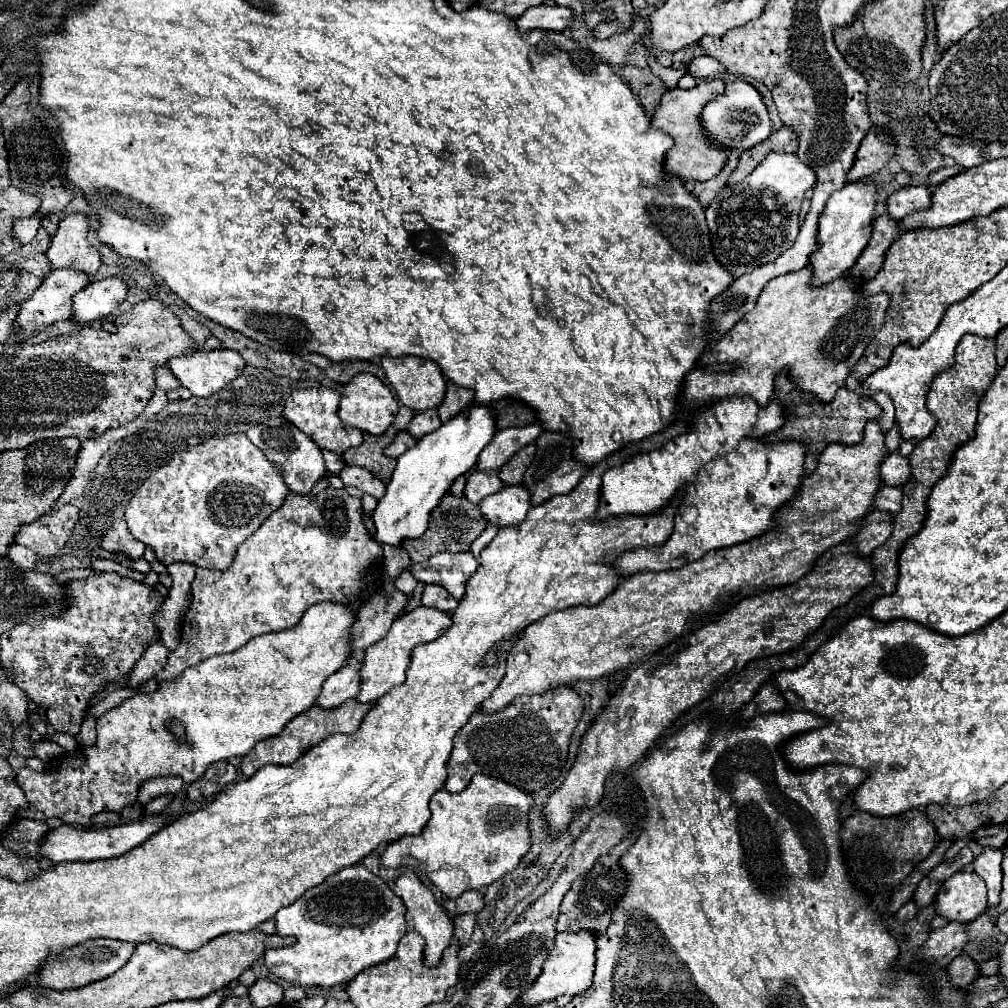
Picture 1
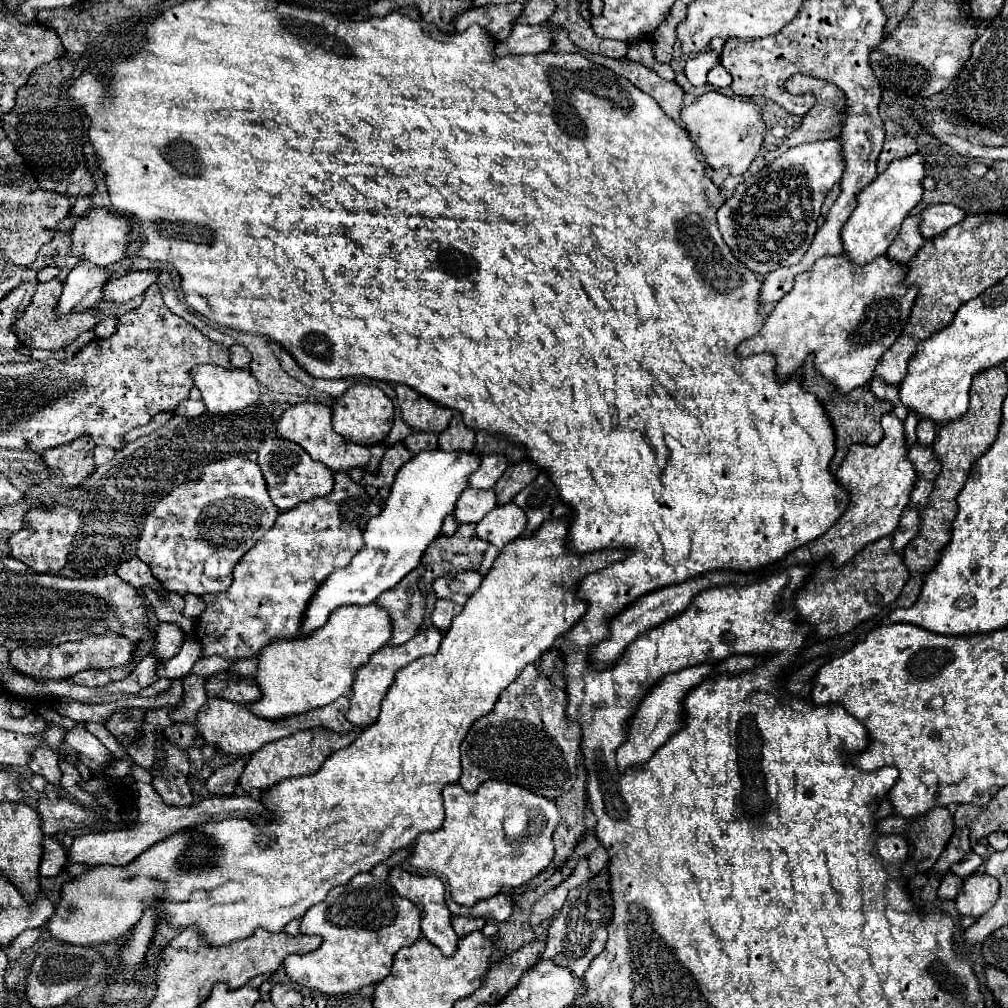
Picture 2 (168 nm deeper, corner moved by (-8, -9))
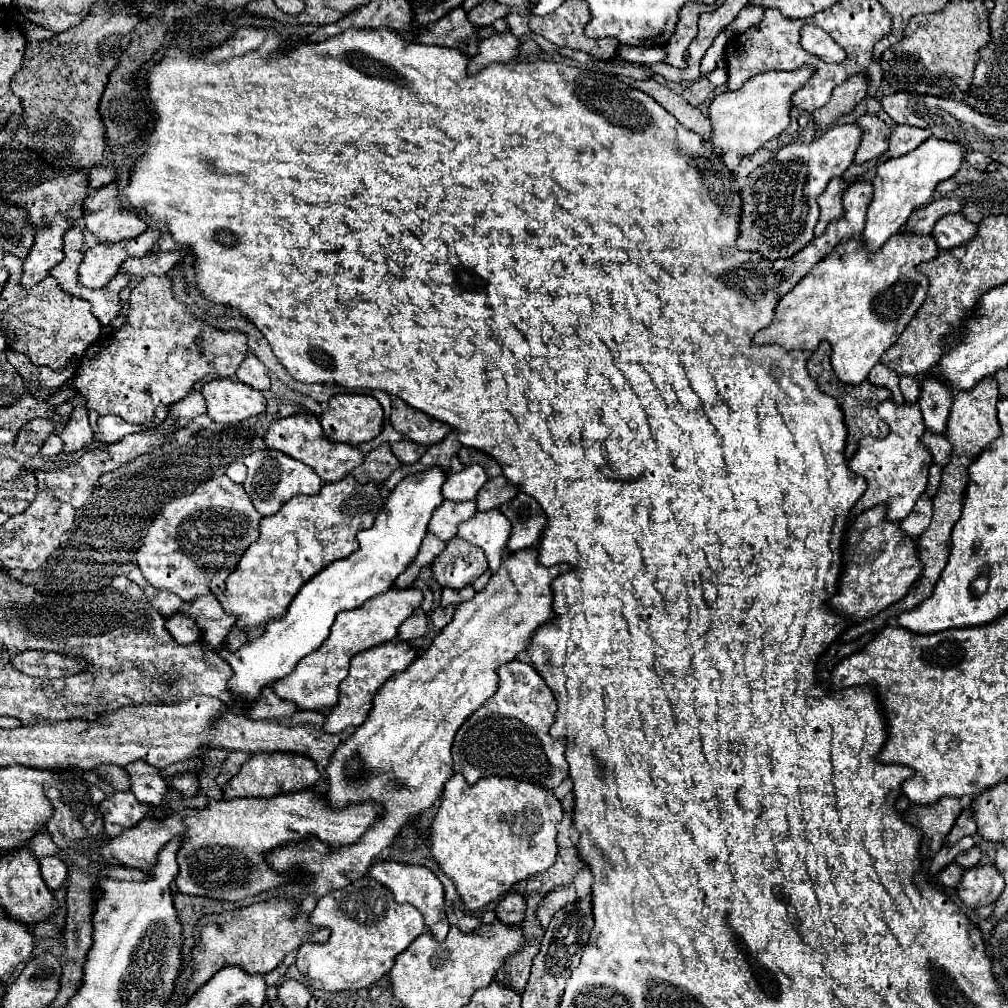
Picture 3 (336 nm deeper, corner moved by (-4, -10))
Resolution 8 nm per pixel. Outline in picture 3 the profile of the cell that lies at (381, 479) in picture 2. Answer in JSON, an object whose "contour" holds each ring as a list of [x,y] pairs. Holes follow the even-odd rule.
{"contour":[[[382,444],[380,448],[376,448],[376,450],[372,450],[372,452],[368,452],[364,456],[362,466],[352,470],[352,476],[360,484],[366,484],[366,482],[382,484],[400,466],[402,466],[400,460],[390,452],[390,444]]]}

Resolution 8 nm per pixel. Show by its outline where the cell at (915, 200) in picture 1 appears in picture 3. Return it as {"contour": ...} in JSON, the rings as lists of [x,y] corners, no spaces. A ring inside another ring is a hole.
{"contour":[[[948,214],[940,222],[936,222],[932,234],[936,236],[936,242],[940,248],[950,250],[950,248],[962,246],[970,238],[974,238],[976,230],[978,230],[976,224],[968,222],[962,214]]]}

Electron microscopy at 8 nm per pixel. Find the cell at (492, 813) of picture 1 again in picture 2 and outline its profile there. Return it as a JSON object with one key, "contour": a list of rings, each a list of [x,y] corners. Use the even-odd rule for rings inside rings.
{"contour":[[[486,781],[478,787],[476,793],[466,793],[458,783],[452,783],[444,787],[442,799],[446,811],[444,825],[438,831],[422,833],[416,839],[408,863],[416,869],[432,871],[448,879],[450,895],[458,905],[472,907],[480,899],[494,897],[504,889],[520,887],[550,865],[554,857],[552,831],[560,821],[558,807],[550,799],[544,799],[520,785],[512,785],[504,781]]]}

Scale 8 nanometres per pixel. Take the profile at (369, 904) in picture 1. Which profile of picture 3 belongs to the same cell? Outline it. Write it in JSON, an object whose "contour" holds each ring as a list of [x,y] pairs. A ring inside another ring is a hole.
{"contour":[[[370,876],[322,896],[310,922],[330,928],[332,934],[324,944],[312,942],[310,948],[300,948],[296,968],[316,990],[324,992],[360,990],[378,982],[394,966],[396,954],[404,952],[426,928],[422,914],[412,904],[398,904],[392,892]]]}

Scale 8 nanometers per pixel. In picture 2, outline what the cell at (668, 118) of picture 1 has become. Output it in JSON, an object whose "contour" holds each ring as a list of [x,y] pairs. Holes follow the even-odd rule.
{"contour":[[[708,91],[692,105],[684,107],[680,119],[686,125],[696,149],[704,155],[710,169],[730,169],[732,175],[742,175],[764,141],[766,125],[760,121],[758,109],[746,97],[728,97],[718,91]]]}

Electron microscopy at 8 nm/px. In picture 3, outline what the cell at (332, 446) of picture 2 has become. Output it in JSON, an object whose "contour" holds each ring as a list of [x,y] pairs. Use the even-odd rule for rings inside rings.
{"contour":[[[294,414],[294,416],[272,422],[270,428],[264,432],[264,444],[270,450],[280,450],[280,452],[304,462],[306,466],[310,466],[320,476],[322,482],[338,482],[338,480],[342,480],[356,466],[360,466],[362,460],[364,460],[364,456],[362,456],[362,452],[358,448],[330,442],[324,436],[318,418],[312,416],[312,414]]]}

